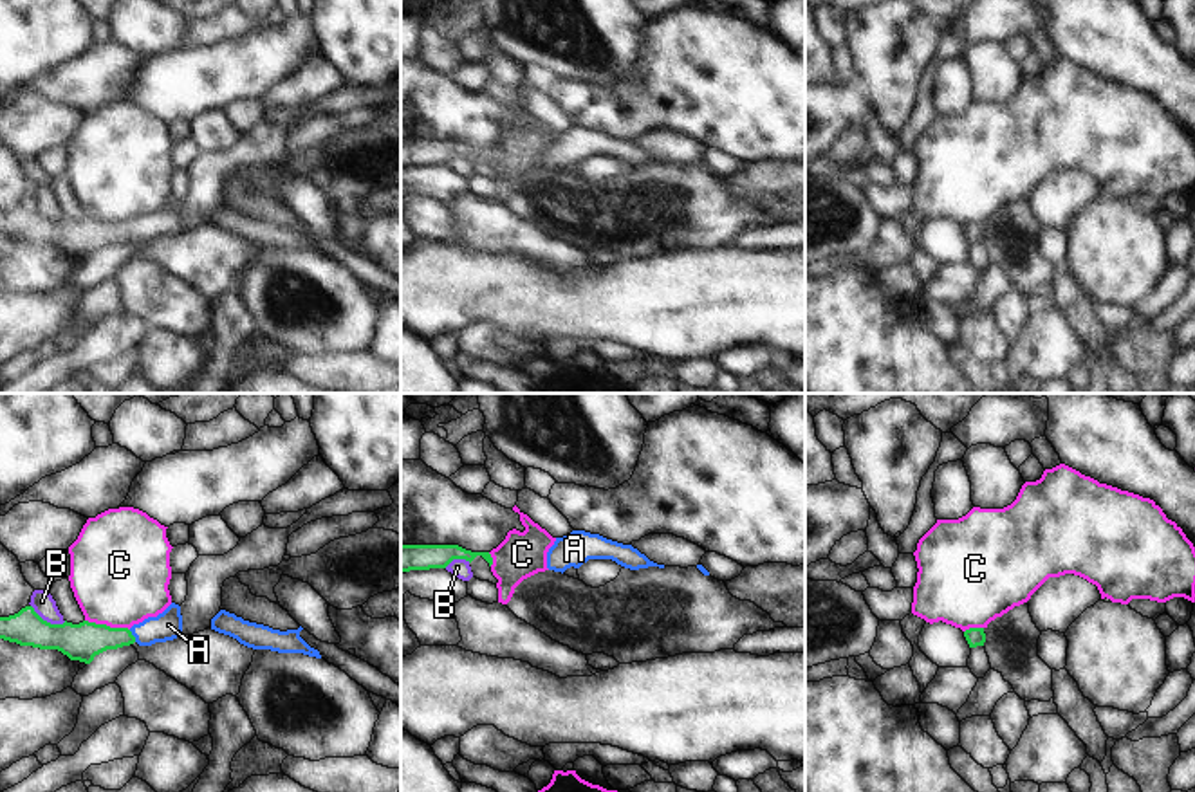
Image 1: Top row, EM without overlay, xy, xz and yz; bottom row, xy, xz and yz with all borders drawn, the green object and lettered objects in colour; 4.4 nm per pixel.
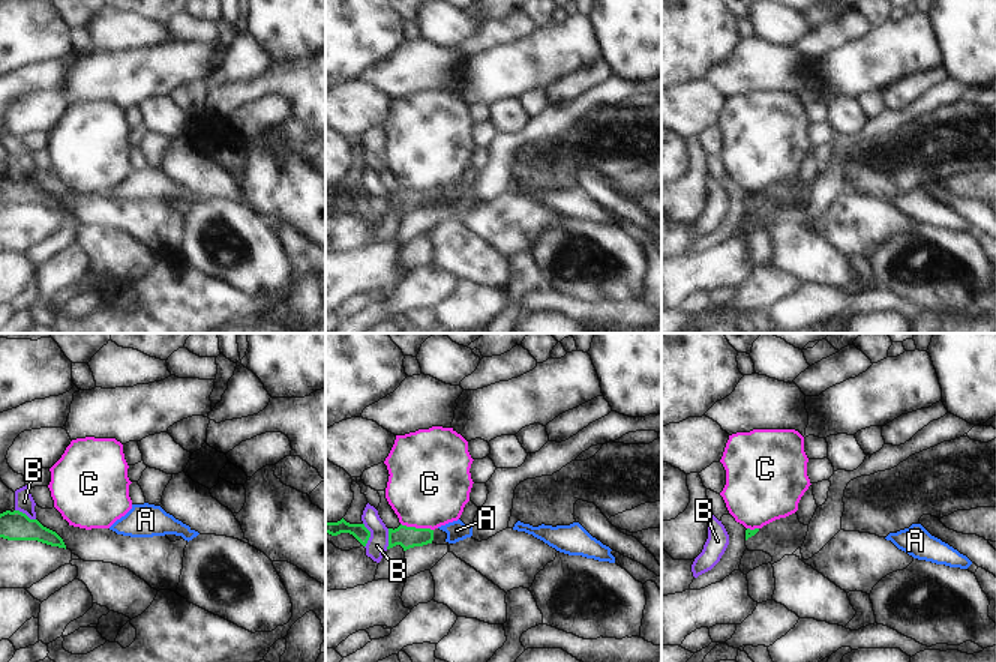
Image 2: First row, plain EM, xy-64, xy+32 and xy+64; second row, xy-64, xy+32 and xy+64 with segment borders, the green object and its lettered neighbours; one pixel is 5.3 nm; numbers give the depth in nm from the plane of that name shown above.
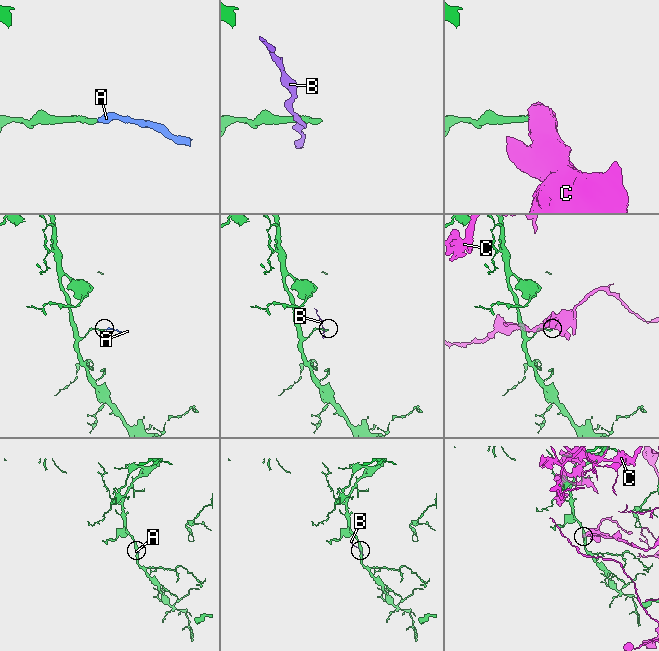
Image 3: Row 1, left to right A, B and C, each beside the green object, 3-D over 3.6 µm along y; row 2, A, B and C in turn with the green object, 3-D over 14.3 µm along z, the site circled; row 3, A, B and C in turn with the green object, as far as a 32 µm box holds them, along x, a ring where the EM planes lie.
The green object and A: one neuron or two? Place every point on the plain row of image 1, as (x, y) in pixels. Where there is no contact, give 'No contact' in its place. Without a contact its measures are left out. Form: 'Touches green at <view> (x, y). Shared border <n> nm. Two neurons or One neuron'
Touches green at xy (132, 231). Shared border 70 nm. One neuron

